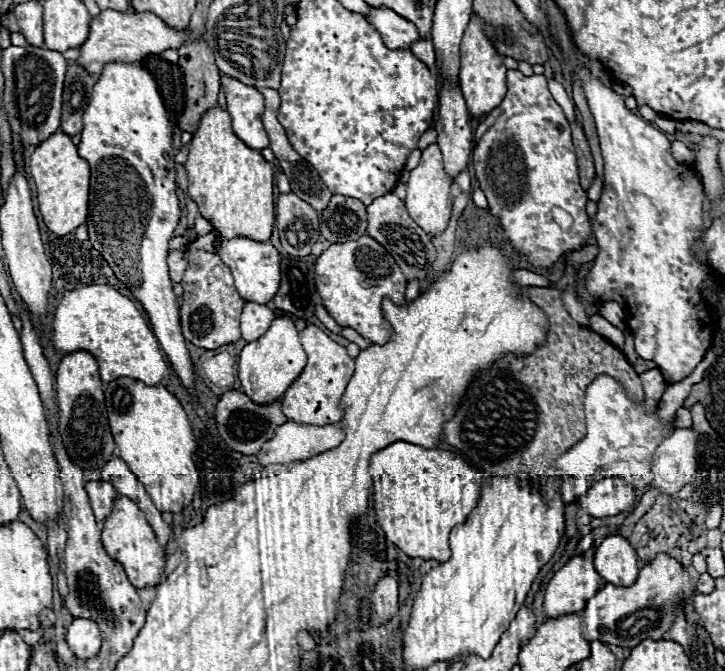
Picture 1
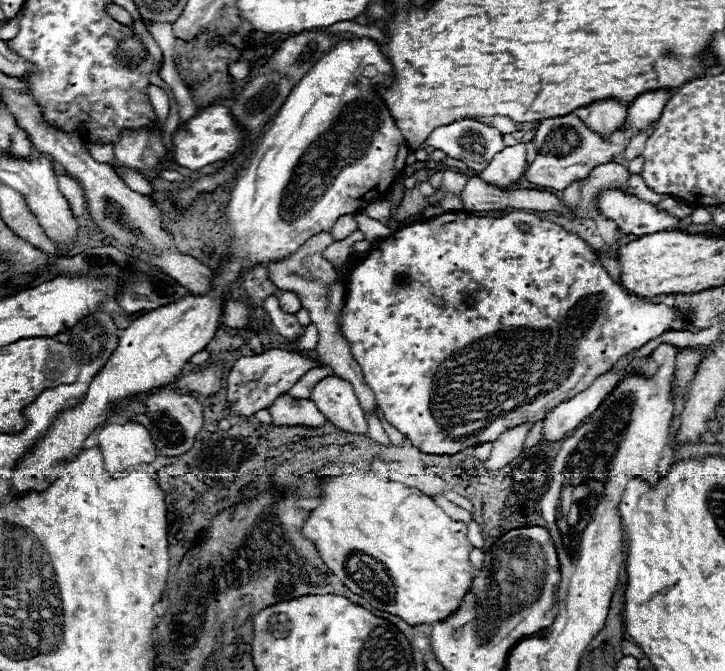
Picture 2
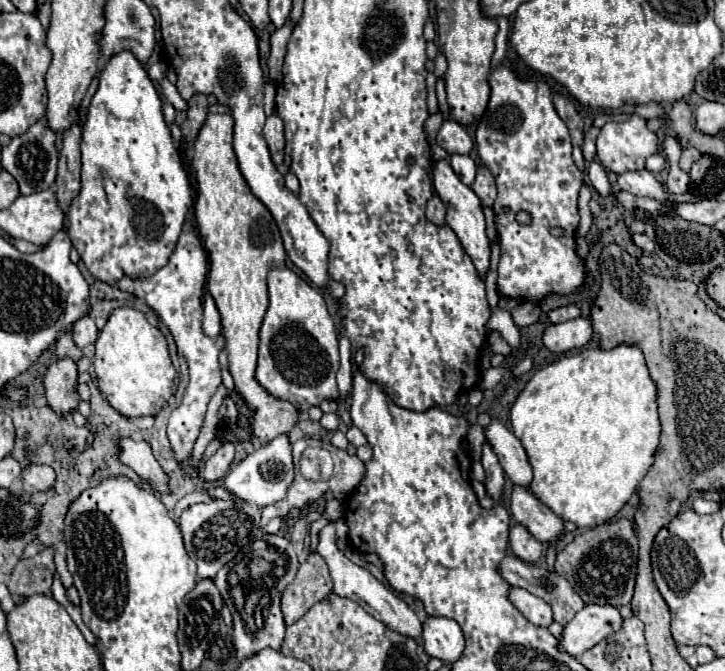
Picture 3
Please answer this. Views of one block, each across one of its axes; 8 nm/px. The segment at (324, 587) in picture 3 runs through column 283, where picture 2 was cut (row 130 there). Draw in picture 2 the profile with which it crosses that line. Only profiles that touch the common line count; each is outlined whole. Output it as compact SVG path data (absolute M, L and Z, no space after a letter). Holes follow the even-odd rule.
M598 100L584 108L578 108L576 114L582 122L598 134L610 134L618 126L622 126L626 116L626 102L620 100Z

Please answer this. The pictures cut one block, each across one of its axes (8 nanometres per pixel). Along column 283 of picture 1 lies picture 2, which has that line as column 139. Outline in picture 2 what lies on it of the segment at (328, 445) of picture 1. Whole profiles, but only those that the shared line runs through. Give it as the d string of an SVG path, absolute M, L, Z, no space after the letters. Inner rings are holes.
M108 424L96 432L96 446L104 456L104 468L120 476L130 466L150 464L158 450L142 424Z

